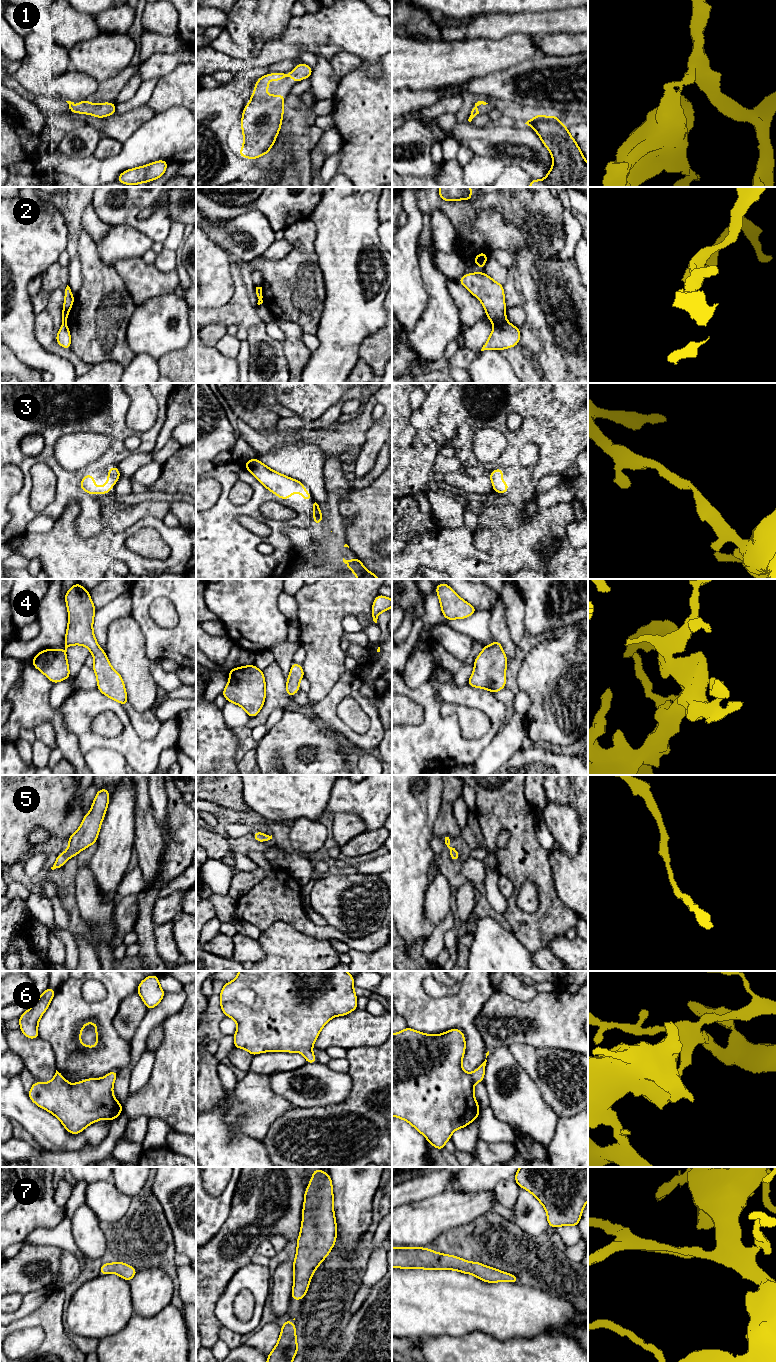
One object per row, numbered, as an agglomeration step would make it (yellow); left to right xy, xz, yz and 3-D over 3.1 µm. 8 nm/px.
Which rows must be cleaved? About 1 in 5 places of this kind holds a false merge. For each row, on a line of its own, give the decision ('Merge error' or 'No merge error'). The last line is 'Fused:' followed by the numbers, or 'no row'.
1: No merge error
2: Merge error
3: No merge error
4: No merge error
5: No merge error
6: No merge error
7: No merge error
Fused: 2

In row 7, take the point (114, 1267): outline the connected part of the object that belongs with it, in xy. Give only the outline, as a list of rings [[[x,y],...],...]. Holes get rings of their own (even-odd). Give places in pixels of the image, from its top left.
[[[120,1261],[109,1264],[103,1263],[100,1267],[100,1275],[115,1273],[121,1278],[125,1279],[127,1282],[129,1282],[136,1275],[137,1271],[138,1270],[136,1270],[134,1267]]]

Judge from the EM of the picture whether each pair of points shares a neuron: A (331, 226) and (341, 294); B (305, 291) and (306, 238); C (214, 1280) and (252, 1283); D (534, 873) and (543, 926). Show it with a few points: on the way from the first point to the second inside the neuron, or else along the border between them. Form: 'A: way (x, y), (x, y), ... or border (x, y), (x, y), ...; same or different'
A: way (341, 243), (341, 277); same
B: way (305, 278), (305, 251); same
C: border (245, 1265), (234, 1274), (217, 1302); different
D: way (545, 886), (545, 913); same

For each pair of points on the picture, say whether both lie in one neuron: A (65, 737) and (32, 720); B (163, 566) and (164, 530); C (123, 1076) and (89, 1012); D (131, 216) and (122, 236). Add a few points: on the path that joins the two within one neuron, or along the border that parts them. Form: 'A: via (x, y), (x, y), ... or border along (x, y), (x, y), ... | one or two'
A: via (59, 728), (51, 718), (41, 718) | one
B: via (172, 557), (174, 555), (173, 539) | one
C: border along (131, 1049), (131, 1062), (119, 1072) | two
D: border along (110, 226), (131, 226), (148, 237) | two

